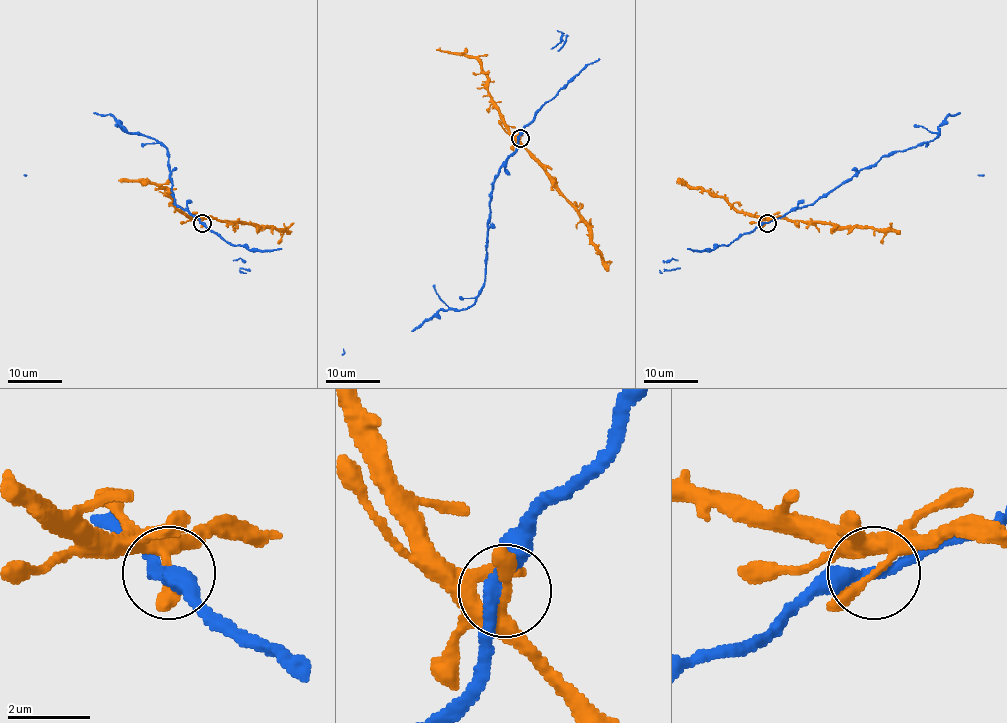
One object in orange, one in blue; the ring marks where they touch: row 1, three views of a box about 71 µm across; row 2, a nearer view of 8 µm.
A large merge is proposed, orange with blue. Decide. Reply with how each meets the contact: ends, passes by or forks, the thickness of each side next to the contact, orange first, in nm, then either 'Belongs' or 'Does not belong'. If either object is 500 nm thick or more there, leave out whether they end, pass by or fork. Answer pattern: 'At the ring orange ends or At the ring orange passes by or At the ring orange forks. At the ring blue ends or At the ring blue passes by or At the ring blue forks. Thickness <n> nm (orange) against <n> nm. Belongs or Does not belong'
At the ring orange passes by. At the ring blue passes by. Thickness 260 nm (orange) against 280 nm. Does not belong

